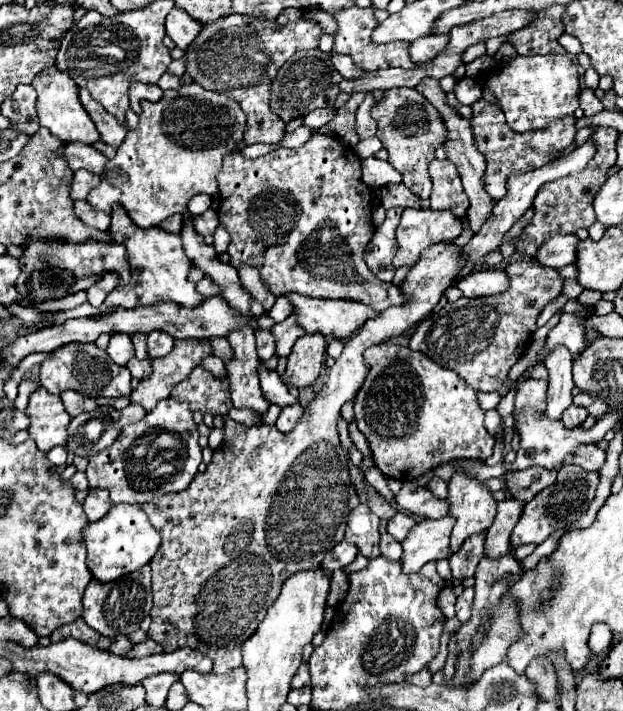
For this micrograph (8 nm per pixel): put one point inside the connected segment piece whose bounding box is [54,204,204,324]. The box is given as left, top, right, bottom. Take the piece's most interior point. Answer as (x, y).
(159, 267)

